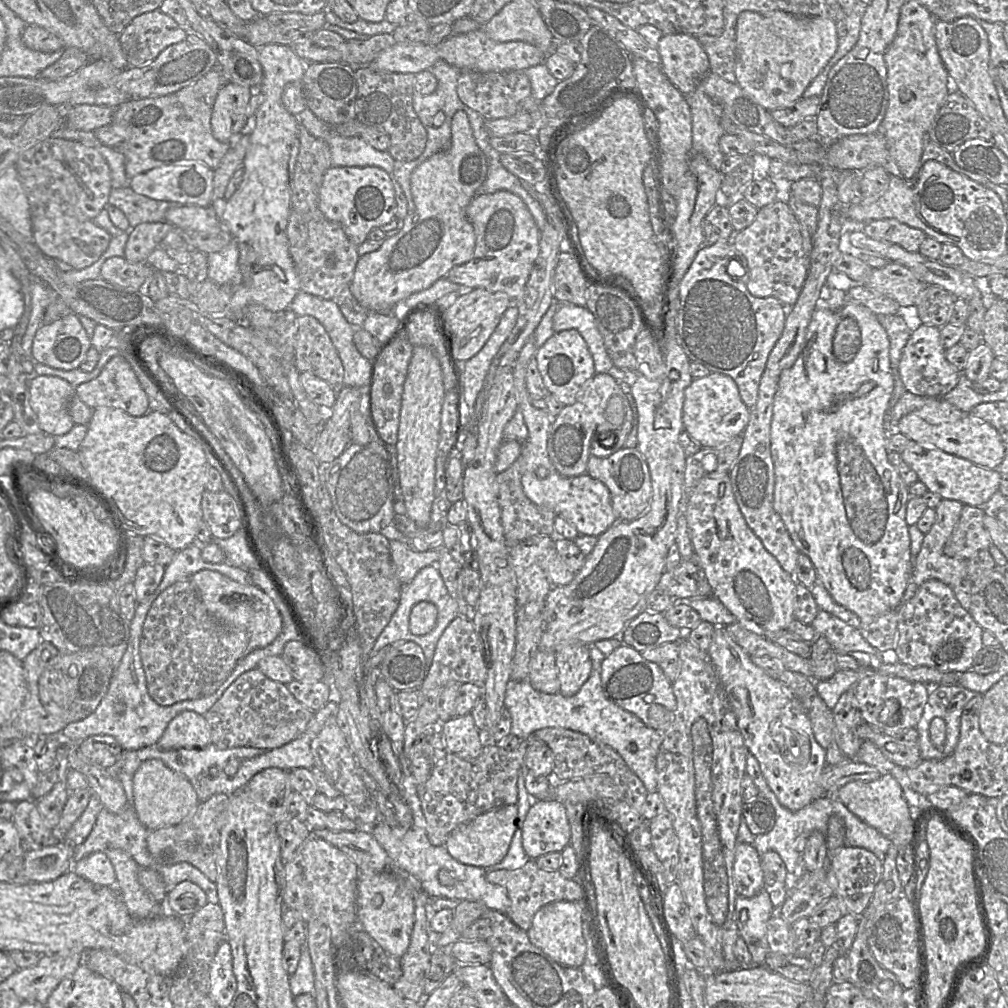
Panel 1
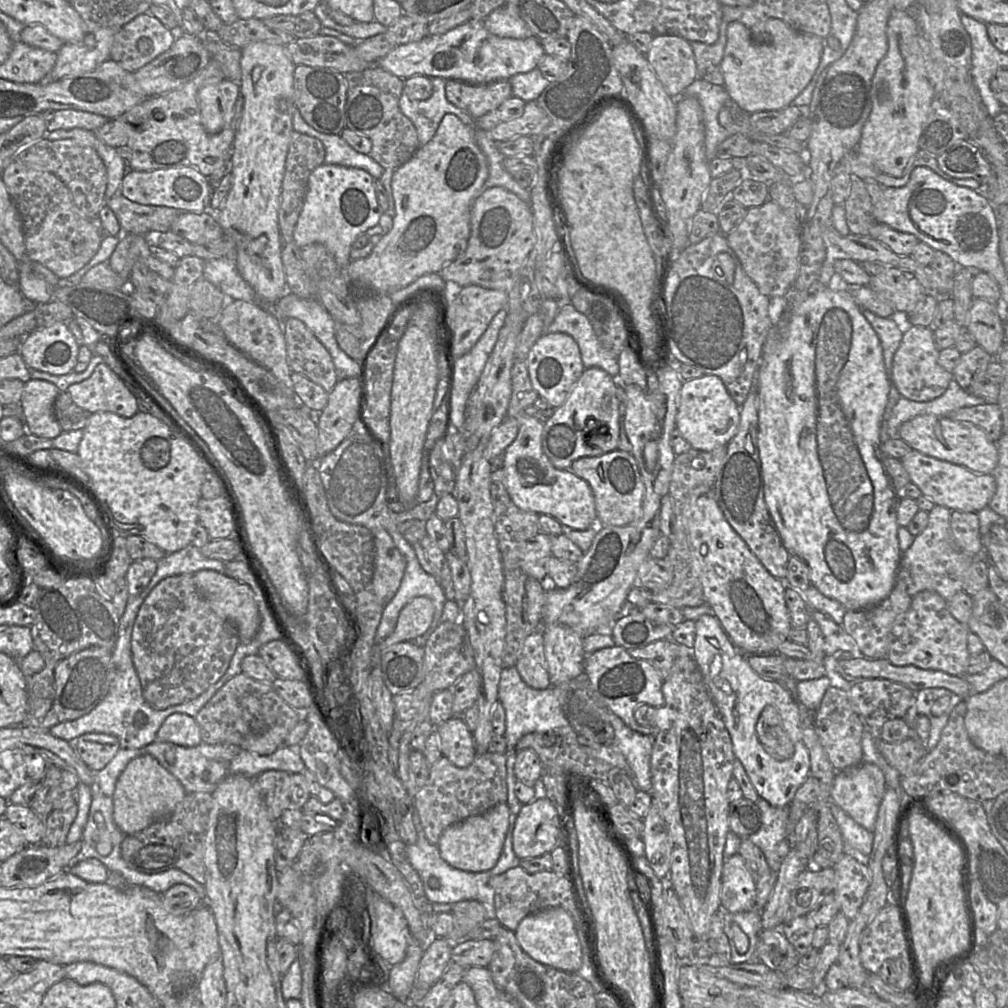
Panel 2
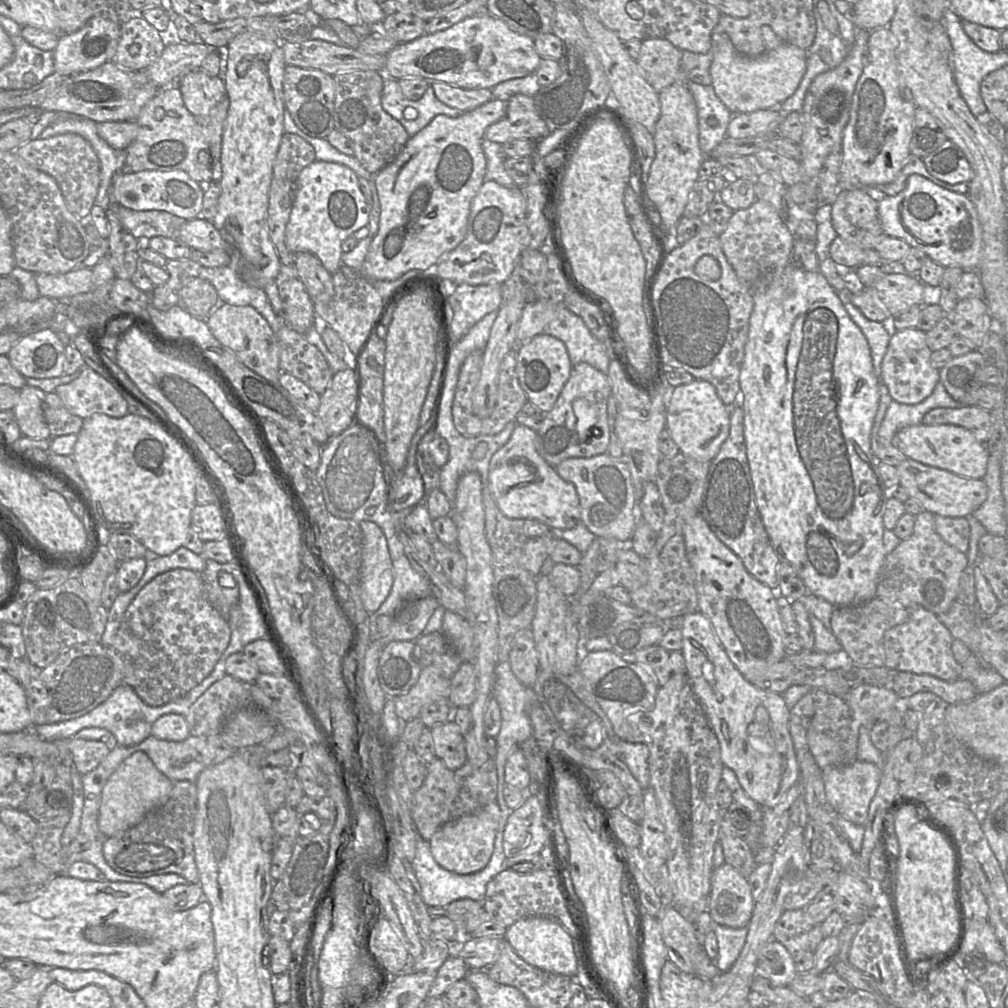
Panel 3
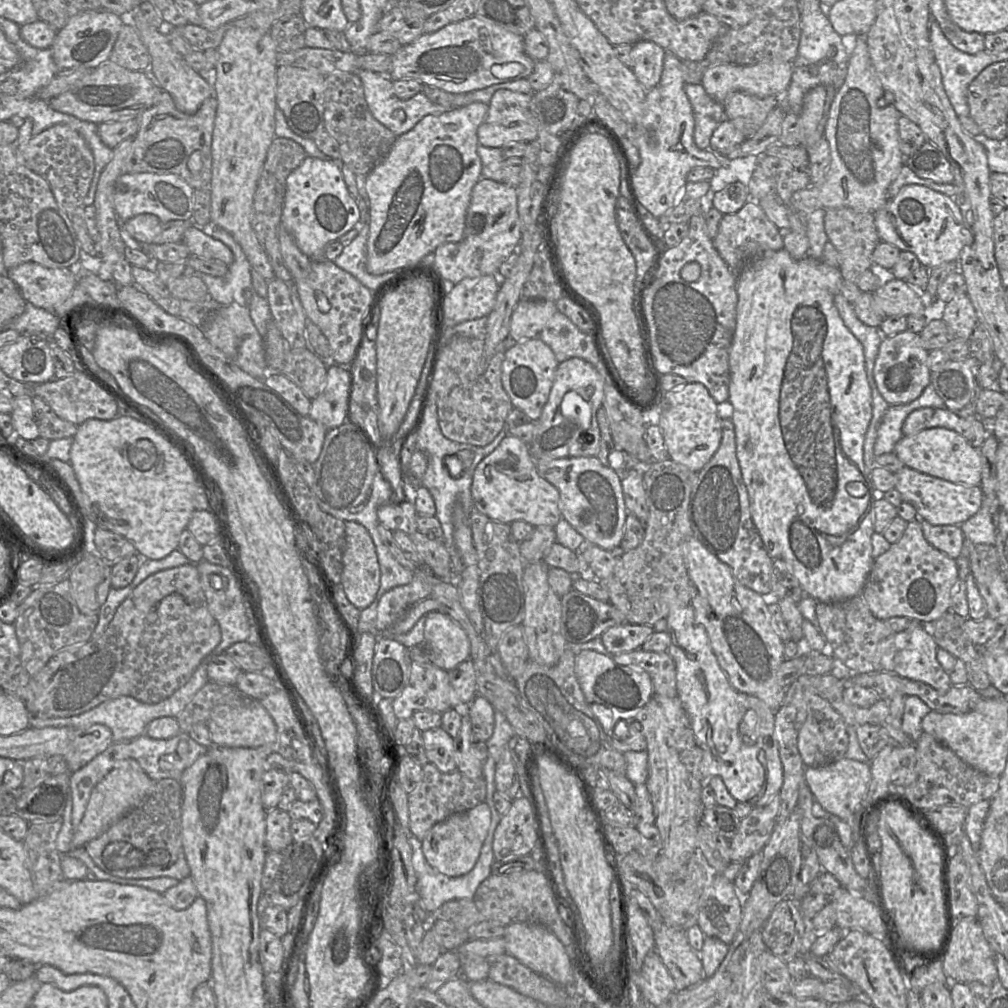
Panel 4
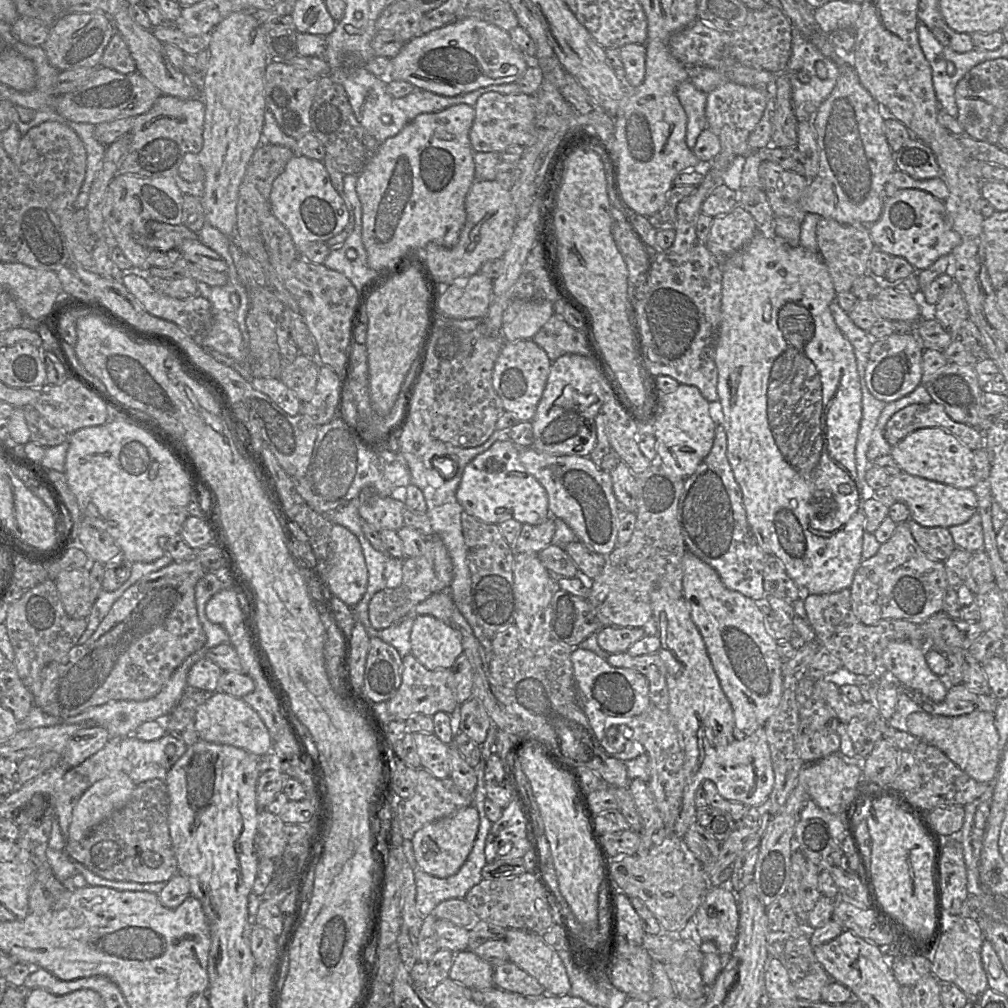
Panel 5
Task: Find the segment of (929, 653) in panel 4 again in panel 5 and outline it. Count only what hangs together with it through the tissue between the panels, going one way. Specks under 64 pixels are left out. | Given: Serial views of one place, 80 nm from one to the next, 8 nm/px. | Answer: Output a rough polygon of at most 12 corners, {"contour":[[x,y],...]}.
{"contour":[[892,642],[881,670],[939,703],[949,686],[930,670],[925,648]]}

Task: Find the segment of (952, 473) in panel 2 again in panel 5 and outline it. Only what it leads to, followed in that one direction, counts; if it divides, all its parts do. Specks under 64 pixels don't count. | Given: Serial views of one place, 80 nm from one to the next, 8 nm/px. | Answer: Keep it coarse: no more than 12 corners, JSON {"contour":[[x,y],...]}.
{"contour":[[906,472],[889,489],[910,519],[950,528],[977,512],[973,489]]}

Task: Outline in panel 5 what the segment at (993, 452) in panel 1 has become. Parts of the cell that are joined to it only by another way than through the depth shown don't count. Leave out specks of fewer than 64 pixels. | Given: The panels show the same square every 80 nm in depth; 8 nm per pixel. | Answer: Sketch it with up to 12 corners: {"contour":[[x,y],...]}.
{"contour":[[939,428],[892,447],[903,472],[959,489],[975,484],[974,451]]}

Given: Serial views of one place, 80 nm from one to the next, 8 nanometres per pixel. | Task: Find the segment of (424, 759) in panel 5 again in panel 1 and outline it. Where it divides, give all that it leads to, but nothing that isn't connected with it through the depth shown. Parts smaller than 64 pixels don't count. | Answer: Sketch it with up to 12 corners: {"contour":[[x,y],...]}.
{"contour":[[470,713],[439,724],[448,752],[480,755],[485,737]]}

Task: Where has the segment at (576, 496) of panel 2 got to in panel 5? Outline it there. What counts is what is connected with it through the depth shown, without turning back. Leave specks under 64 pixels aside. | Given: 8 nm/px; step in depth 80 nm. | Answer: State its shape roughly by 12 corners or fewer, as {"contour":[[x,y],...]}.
{"contour":[[497,441],[467,464],[456,491],[487,524],[551,518],[519,446]]}

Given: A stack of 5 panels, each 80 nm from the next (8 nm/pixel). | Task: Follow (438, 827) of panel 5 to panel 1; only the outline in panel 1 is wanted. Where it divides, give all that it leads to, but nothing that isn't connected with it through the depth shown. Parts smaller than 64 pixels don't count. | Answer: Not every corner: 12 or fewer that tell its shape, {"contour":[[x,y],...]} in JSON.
{"contour":[[516,804],[456,827],[444,846],[462,864],[493,866],[517,829]]}

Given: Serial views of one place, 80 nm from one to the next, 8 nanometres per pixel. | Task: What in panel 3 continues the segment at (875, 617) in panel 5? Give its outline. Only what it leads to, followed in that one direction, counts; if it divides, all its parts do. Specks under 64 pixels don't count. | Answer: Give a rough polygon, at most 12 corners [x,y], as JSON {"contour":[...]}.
{"contour":[[915,516],[889,552],[876,597],[942,615],[956,600],[960,553]]}

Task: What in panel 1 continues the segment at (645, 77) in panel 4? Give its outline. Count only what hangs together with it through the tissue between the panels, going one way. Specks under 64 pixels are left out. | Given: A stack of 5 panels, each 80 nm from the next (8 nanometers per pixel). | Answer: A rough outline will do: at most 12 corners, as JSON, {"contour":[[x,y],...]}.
{"contour":[[689,34],[663,35],[661,70],[682,94],[709,72],[708,56]]}

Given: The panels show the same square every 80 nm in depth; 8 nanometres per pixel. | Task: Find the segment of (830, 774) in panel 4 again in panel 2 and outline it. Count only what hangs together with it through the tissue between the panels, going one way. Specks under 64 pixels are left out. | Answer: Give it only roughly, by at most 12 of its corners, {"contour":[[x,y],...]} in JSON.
{"contour":[[862,763],[837,771],[830,799],[872,831],[886,788]]}

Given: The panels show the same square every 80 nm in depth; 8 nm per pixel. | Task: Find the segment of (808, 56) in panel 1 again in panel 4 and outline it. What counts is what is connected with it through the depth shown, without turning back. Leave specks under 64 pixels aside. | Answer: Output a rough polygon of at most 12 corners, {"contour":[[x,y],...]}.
{"contour":[[793,63],[718,64],[701,85],[721,104],[732,92],[787,90]]}

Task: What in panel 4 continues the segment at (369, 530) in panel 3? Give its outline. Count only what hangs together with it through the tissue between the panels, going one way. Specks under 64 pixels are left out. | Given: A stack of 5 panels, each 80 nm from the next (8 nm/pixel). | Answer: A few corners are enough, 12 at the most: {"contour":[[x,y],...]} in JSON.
{"contour":[[346,522],[339,584],[359,610],[376,599],[380,566],[369,531]]}

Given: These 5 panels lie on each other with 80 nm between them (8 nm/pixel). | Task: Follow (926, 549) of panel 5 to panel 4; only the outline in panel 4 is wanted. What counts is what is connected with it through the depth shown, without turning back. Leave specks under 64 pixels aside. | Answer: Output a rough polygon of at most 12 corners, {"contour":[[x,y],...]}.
{"contour":[[921,520],[923,536],[934,548],[957,559],[964,544],[959,525]]}

